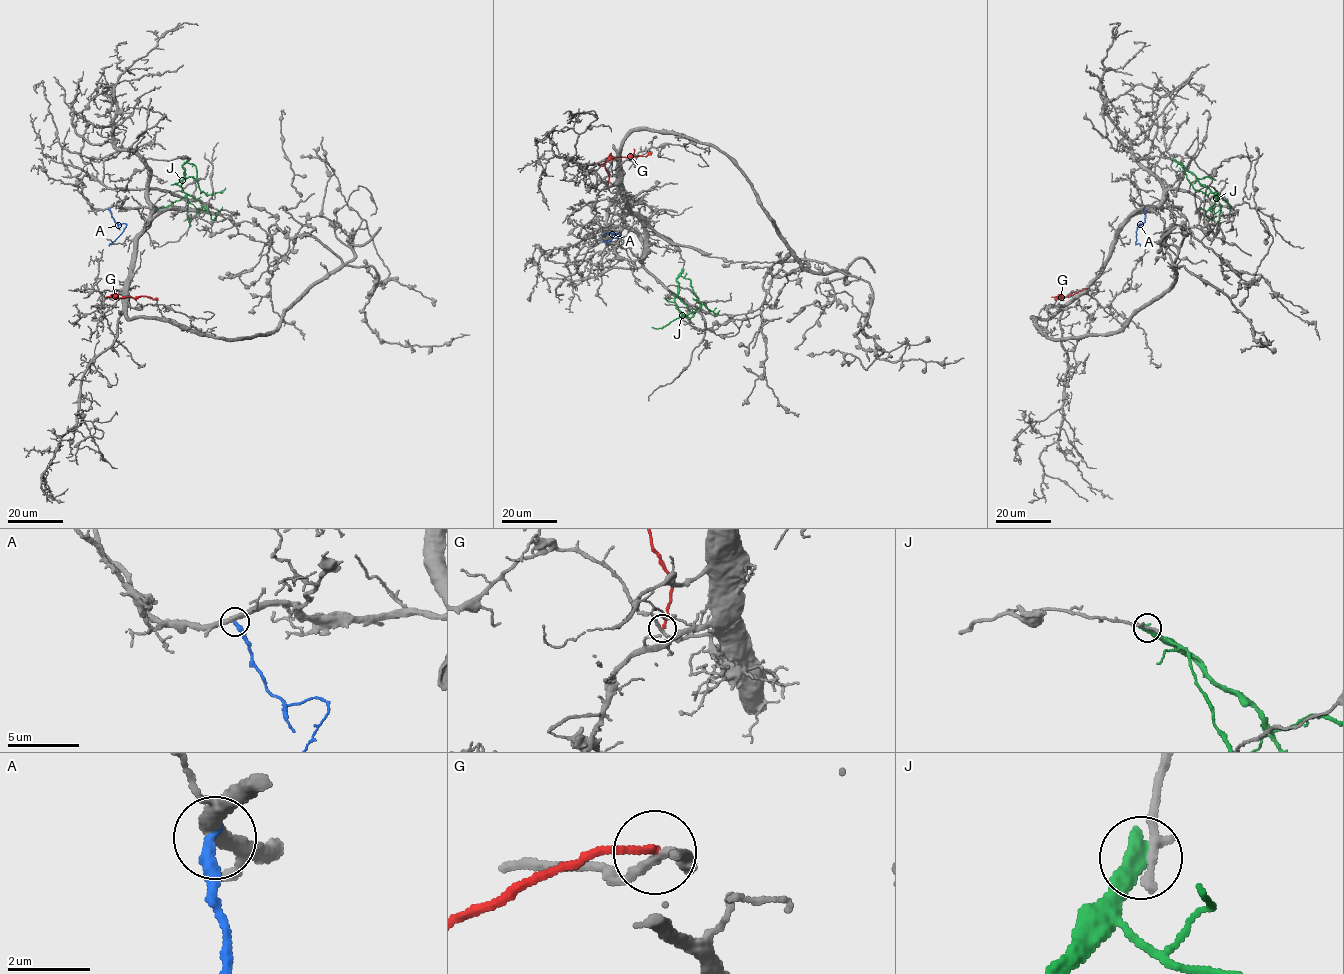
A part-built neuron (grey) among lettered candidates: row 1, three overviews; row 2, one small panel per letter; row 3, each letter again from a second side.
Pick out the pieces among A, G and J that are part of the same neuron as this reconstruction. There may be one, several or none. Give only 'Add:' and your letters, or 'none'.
Add: none

